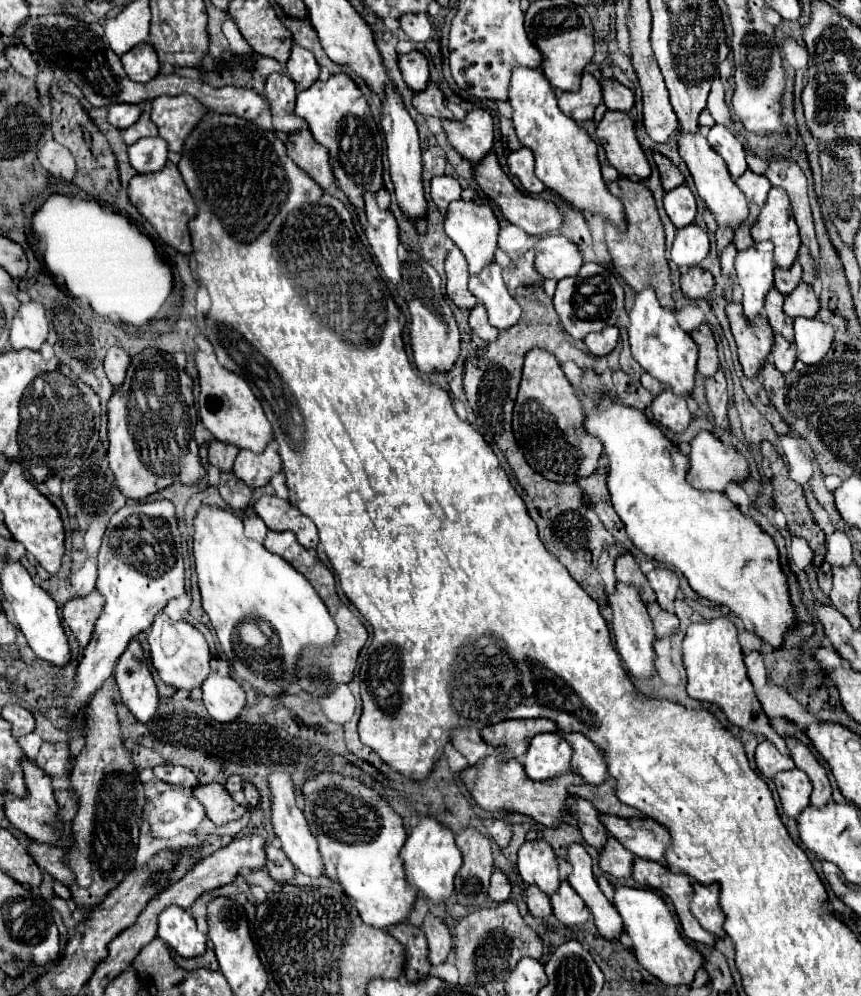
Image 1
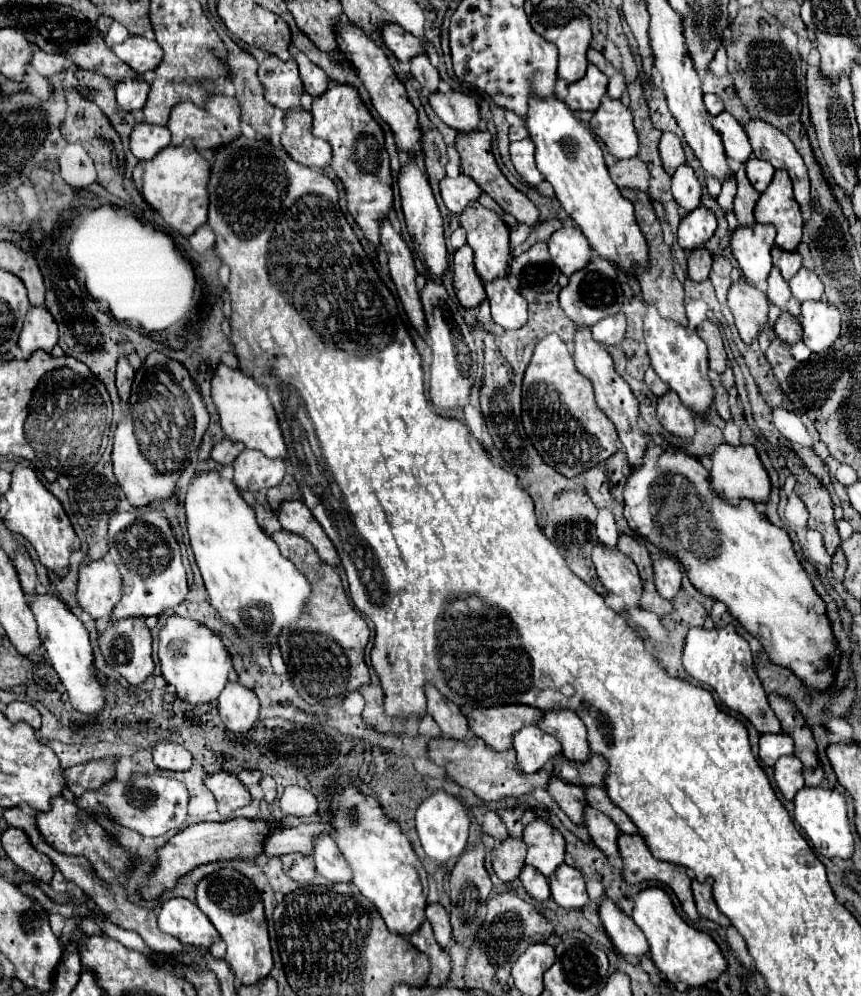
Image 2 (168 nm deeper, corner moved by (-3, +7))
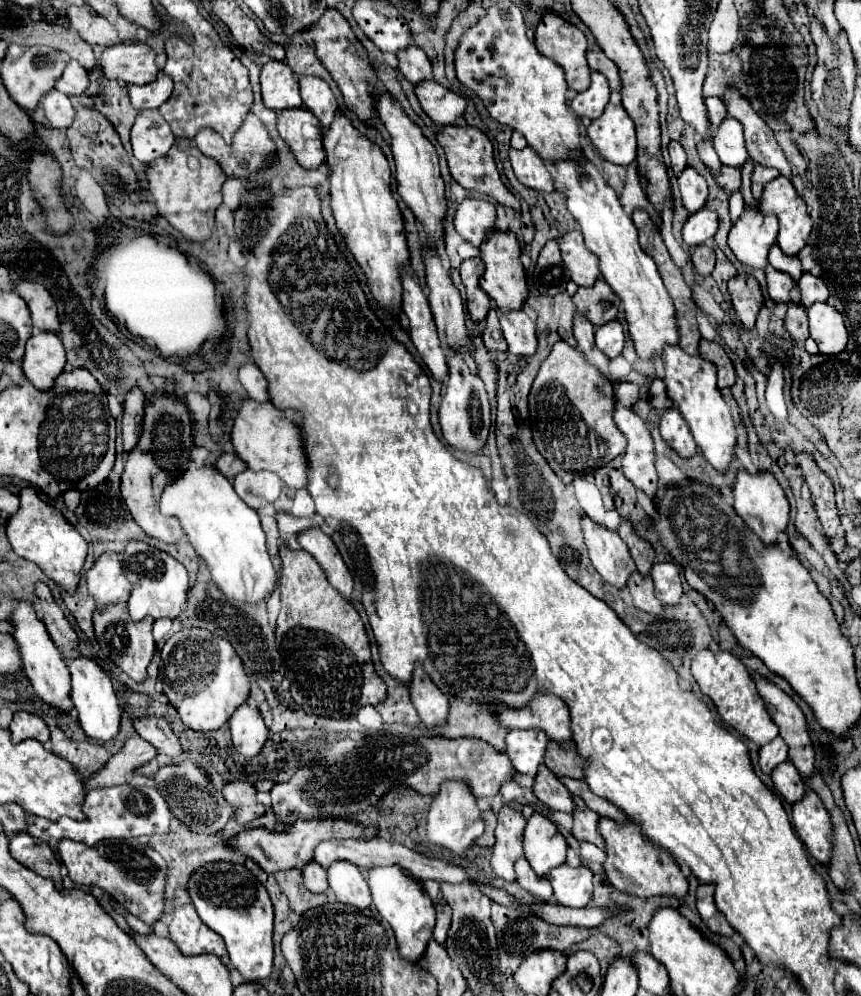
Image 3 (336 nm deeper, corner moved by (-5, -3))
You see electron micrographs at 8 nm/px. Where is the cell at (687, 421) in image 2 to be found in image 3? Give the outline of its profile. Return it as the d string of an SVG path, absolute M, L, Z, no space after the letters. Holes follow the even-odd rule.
M671 407L661 417L661 437L663 441L683 459L689 459L697 453L697 445L693 441L693 435L685 423L685 419L679 415L677 407Z

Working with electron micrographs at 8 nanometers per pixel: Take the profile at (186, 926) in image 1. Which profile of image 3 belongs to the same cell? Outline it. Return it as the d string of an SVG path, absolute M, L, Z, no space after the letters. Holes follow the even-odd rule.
M193 903L175 909L175 917L169 925L169 939L183 949L183 955L213 953L223 957L227 953L225 941L199 919Z

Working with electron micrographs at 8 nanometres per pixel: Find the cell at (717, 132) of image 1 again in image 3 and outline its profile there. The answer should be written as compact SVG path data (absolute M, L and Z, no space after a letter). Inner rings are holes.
M733 117L723 119L723 123L719 125L715 133L713 145L723 165L741 167L749 157L745 151L745 141L743 141L743 125Z

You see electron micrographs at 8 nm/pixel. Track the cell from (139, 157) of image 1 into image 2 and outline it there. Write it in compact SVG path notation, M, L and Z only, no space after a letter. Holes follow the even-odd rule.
M139 123L139 125L133 127L131 153L137 159L141 159L141 161L153 159L169 143L171 143L171 137L169 137L169 129L167 127L147 125L147 123Z

